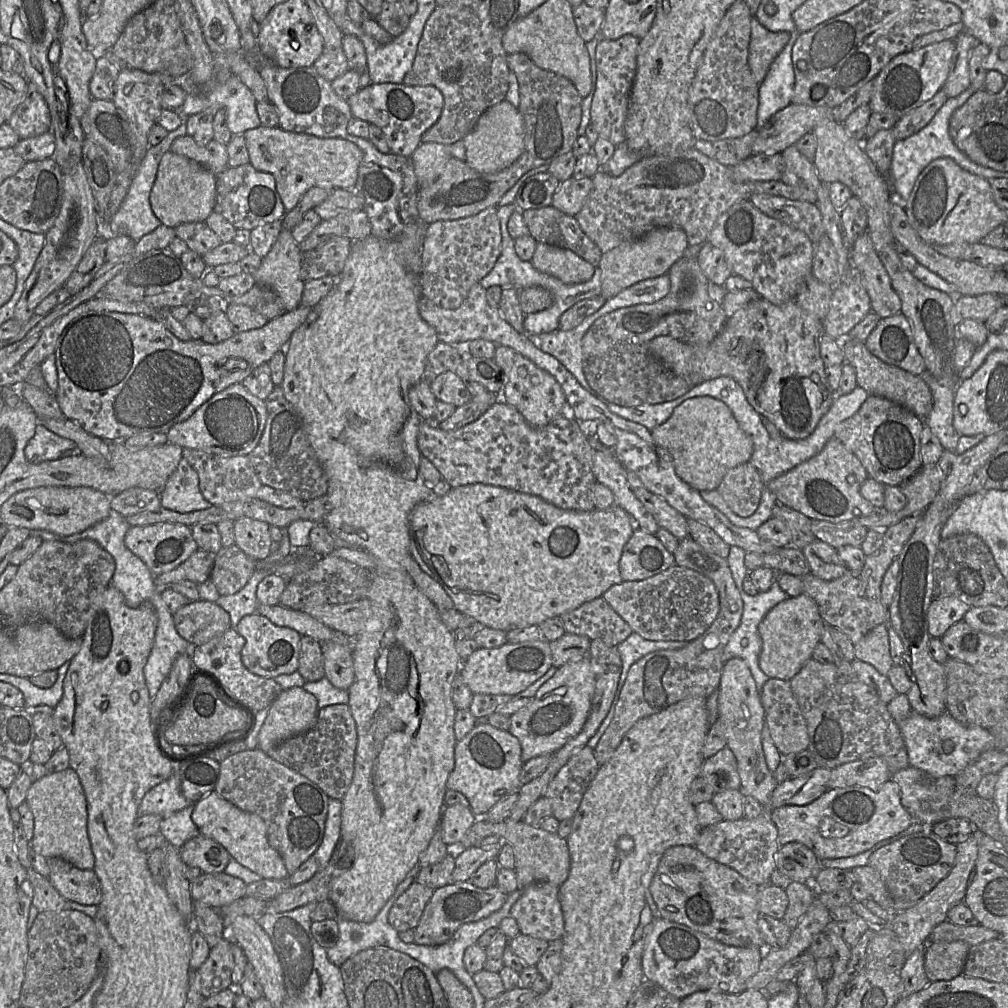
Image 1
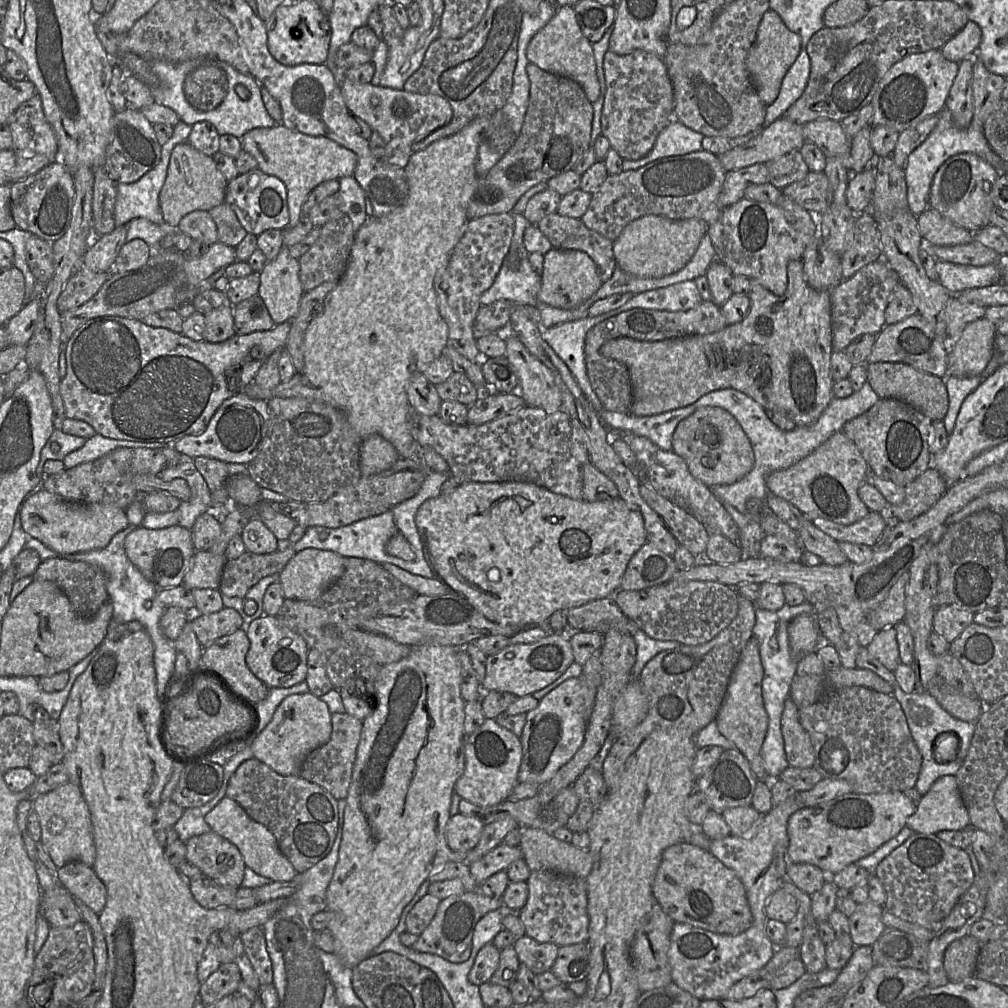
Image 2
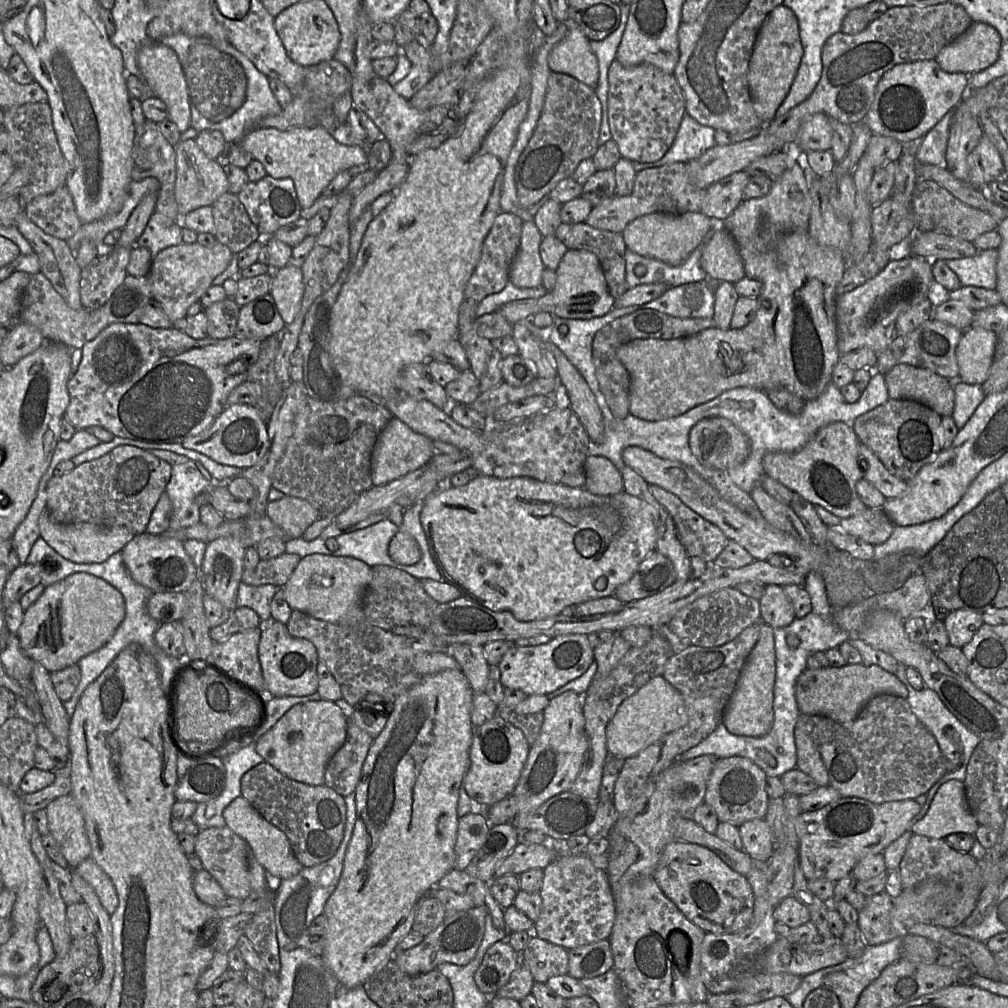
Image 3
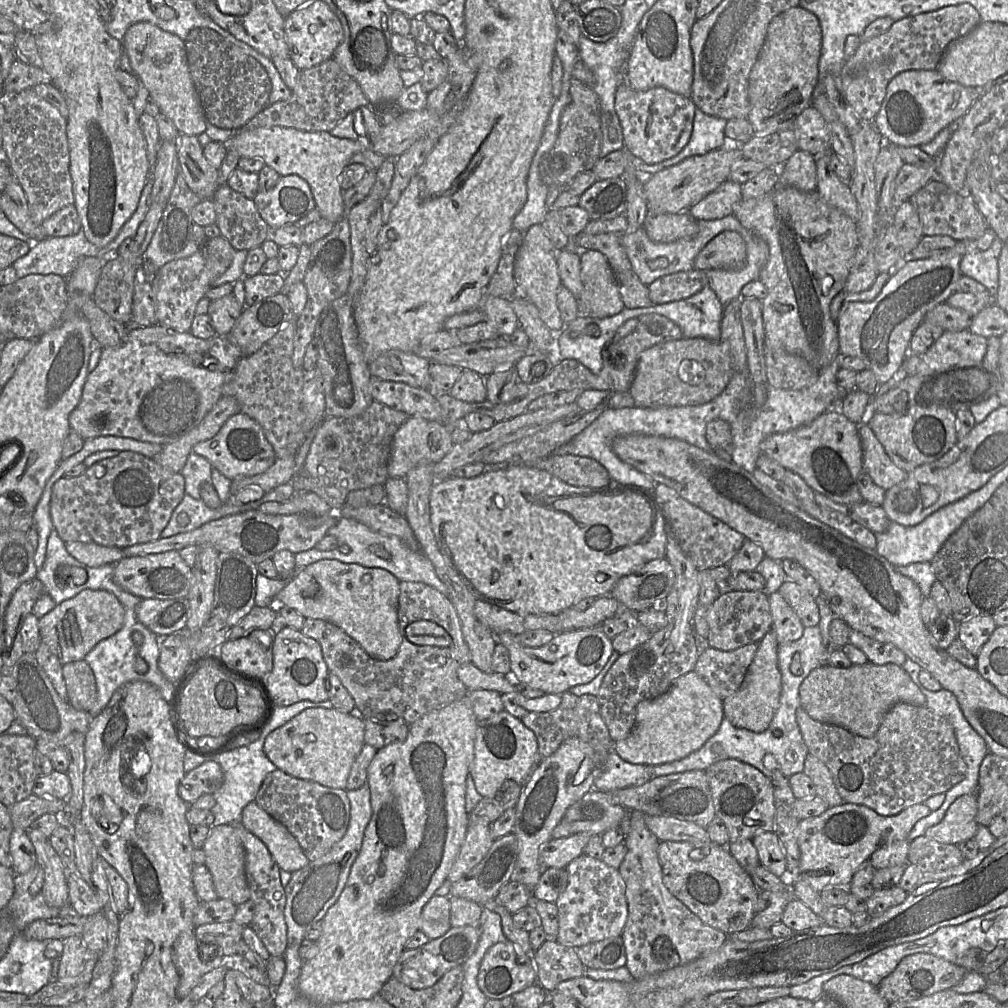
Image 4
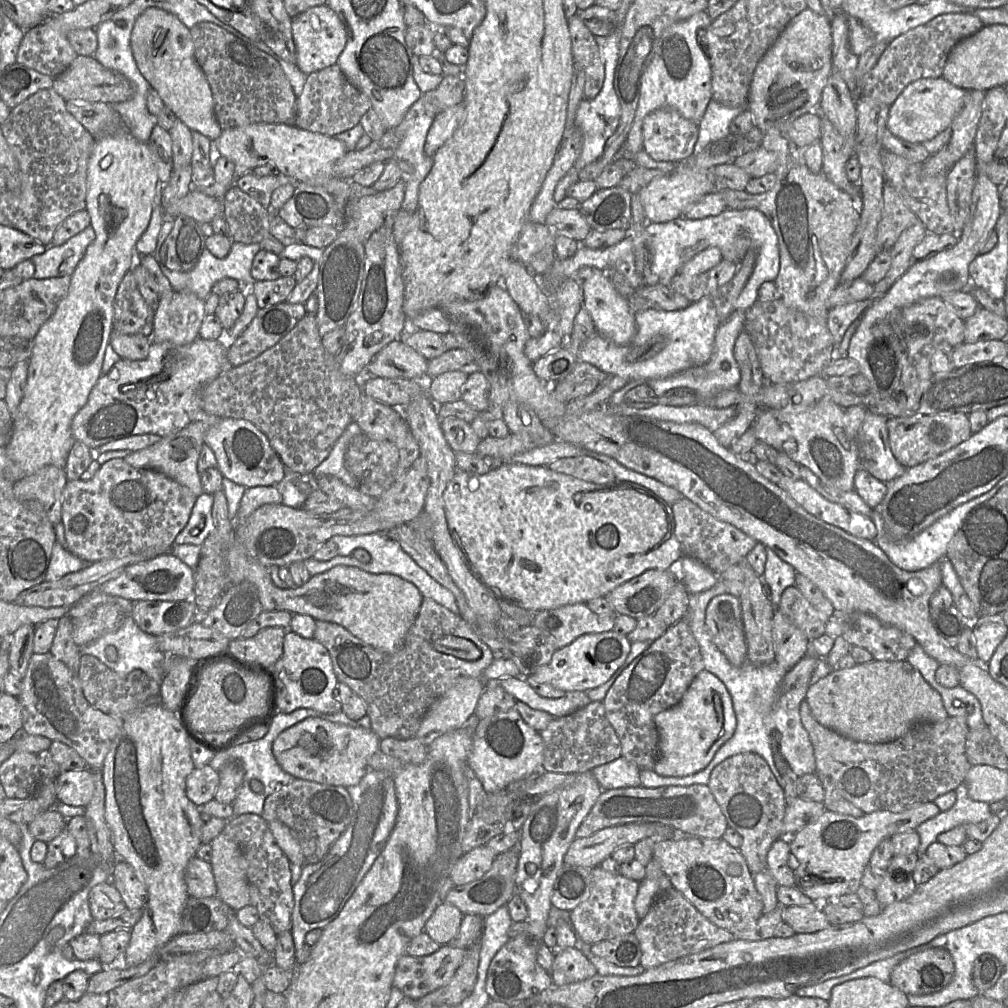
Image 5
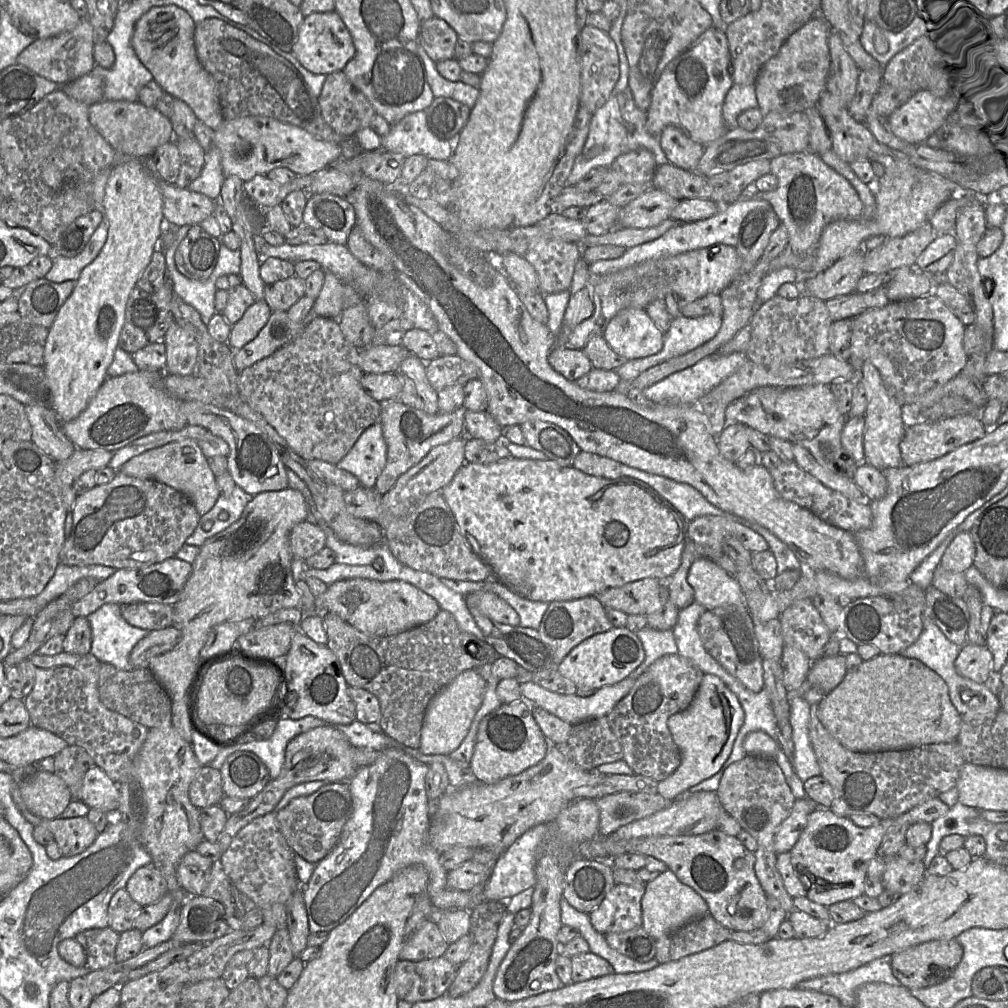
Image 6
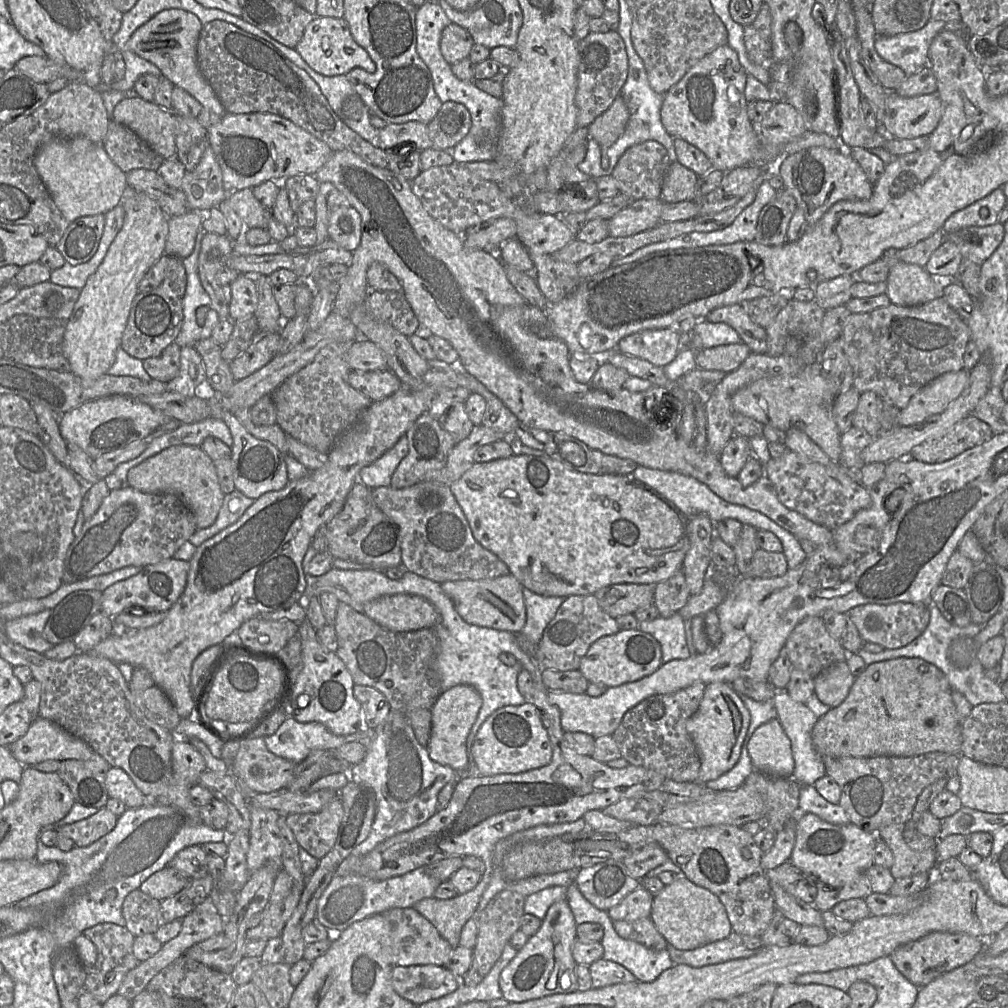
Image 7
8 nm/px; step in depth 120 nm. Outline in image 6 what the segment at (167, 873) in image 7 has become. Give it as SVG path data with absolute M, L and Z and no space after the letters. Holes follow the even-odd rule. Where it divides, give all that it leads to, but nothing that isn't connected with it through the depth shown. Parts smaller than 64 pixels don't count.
M152 863L139 868L130 877L125 889L142 907L159 901L168 893L162 872Z

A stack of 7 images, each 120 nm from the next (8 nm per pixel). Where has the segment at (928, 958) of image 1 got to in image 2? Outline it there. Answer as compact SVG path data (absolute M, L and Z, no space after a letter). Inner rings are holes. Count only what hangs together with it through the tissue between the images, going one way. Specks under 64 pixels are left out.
M967 935L947 947L943 966L950 982L960 982L975 976L981 946L976 938Z

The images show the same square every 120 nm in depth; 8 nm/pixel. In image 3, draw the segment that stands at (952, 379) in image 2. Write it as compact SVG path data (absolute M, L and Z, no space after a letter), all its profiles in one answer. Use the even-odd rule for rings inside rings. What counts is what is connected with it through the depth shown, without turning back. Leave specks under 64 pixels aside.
M954 381L952 387L954 391L954 409L951 416L958 429L961 429L986 395L980 384Z

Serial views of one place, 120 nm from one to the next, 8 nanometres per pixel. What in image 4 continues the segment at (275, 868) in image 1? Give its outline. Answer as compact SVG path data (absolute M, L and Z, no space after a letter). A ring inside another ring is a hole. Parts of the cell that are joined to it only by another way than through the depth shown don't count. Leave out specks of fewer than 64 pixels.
M255 801L244 807L240 822L266 845L281 870L292 873L308 865L297 839Z

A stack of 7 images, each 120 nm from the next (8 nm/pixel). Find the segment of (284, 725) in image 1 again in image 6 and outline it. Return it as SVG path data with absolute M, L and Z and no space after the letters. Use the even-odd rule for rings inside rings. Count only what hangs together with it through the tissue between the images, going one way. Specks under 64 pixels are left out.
M331 726L315 727L290 740L285 750L285 763L280 775L270 780L242 810L228 816L217 840L221 854L229 848L233 838L243 827L253 819L273 812L286 791L293 786L311 781L347 782L359 768L353 760L353 748L346 736Z

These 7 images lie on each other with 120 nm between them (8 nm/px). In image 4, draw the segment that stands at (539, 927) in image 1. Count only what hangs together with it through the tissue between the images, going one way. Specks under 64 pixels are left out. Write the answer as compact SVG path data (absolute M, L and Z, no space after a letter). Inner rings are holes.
M581 855L567 866L568 884L555 902L558 909L559 931L556 941L579 948L608 938L620 937L628 918L625 884L618 869L602 860Z

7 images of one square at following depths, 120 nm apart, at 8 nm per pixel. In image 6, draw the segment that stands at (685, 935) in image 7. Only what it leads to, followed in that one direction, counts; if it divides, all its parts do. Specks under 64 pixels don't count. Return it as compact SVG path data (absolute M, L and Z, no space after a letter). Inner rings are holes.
M669 869L645 884L641 909L641 926L654 939L669 934L692 920L709 915L708 905L702 896L690 886L683 884Z

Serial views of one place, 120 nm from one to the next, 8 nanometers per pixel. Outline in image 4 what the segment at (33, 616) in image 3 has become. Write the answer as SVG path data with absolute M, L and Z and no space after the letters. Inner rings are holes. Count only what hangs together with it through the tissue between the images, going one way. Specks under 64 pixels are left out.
M85 589L39 618L41 642L46 643L62 665L82 660L100 641L114 635L124 623L125 610L109 591Z

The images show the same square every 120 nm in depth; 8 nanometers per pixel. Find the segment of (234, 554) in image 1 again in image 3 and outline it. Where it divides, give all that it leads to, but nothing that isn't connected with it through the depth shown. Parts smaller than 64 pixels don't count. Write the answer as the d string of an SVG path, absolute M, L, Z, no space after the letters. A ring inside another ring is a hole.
M287 552L275 558L261 559L255 568L244 570L241 582L250 586L272 584L281 588L288 581L300 559L297 554Z

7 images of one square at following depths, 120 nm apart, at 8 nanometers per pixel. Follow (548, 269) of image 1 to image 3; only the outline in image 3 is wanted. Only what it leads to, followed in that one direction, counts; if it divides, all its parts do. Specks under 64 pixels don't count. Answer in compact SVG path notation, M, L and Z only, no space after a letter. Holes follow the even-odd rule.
M568 250L555 270L557 279L552 291L538 298L514 300L498 311L514 326L520 320L530 319L539 312L551 313L555 318L591 319L609 313L615 308L615 298L607 288L603 269L596 254L587 250Z

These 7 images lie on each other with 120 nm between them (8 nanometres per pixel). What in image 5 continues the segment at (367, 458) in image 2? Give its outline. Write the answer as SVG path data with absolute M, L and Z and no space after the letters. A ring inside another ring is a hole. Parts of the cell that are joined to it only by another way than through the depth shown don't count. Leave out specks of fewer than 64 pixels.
M456 417L441 418L441 429L449 446L456 452L473 453L481 439L471 424Z

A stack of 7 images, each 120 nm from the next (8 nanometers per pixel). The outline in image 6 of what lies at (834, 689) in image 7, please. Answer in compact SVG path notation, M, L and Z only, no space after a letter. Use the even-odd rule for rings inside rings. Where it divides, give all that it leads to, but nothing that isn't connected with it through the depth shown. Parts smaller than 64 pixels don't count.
M846 655L822 657L812 663L807 675L811 687L818 688L823 694L833 691L847 674Z

